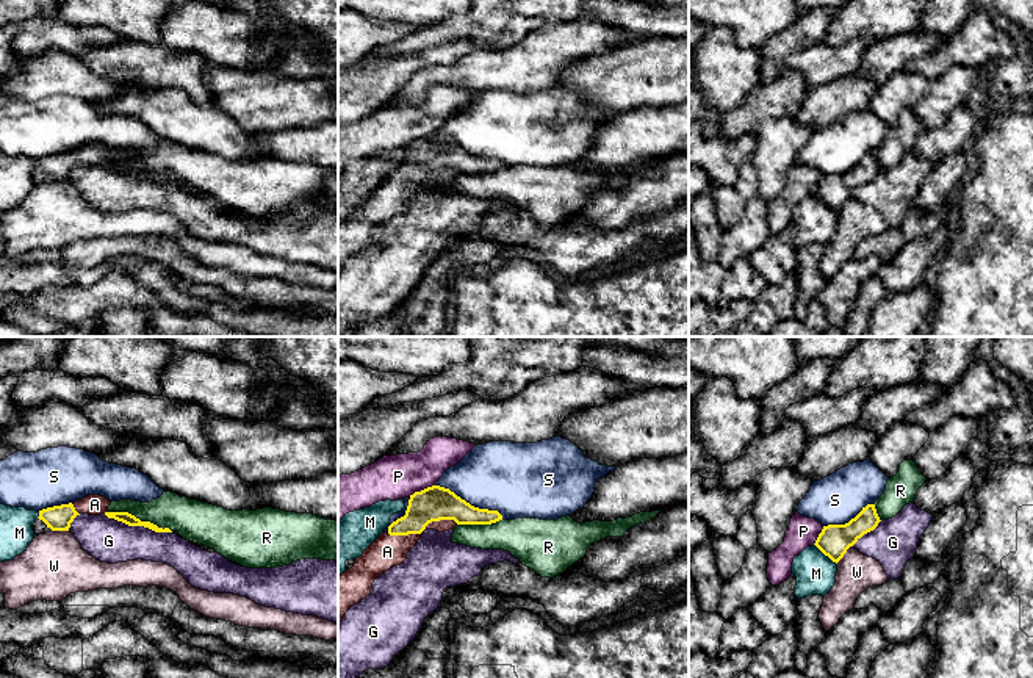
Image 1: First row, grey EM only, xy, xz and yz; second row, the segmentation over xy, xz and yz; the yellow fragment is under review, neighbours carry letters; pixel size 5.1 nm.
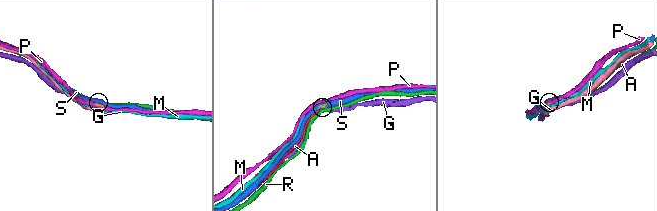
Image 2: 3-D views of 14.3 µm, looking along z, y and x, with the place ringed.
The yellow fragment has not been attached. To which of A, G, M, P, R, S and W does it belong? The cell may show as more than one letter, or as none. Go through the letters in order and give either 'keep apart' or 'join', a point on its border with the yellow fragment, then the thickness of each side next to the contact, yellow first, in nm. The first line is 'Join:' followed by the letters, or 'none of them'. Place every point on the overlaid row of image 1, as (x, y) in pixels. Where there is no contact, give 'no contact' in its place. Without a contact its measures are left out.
Join: A
A: join; meets yellow in xz at (421, 531); 180 nm thick on the yellow side, 160 nm on the other
G: keep apart; meets yellow in xy at (138, 525); 60 nm thick on the yellow side, 220 nm on the other
M: keep apart; meets yellow in yz at (825, 555); 160 nm thick on the yellow side, 200 nm on the other
P: keep apart; meets yellow in xz at (421, 490); 180 nm thick on the yellow side, 220 nm on the other
R: keep apart; meets yellow in xy at (138, 519); 60 nm thick on the yellow side, 190 nm on the other
S: keep apart; meets yellow in xz at (468, 503); 180 nm thick on the yellow side, 360 nm on the other
W: keep apart; meets yellow in yz at (844, 553); 160 nm thick on the yellow side, 190 nm on the other

